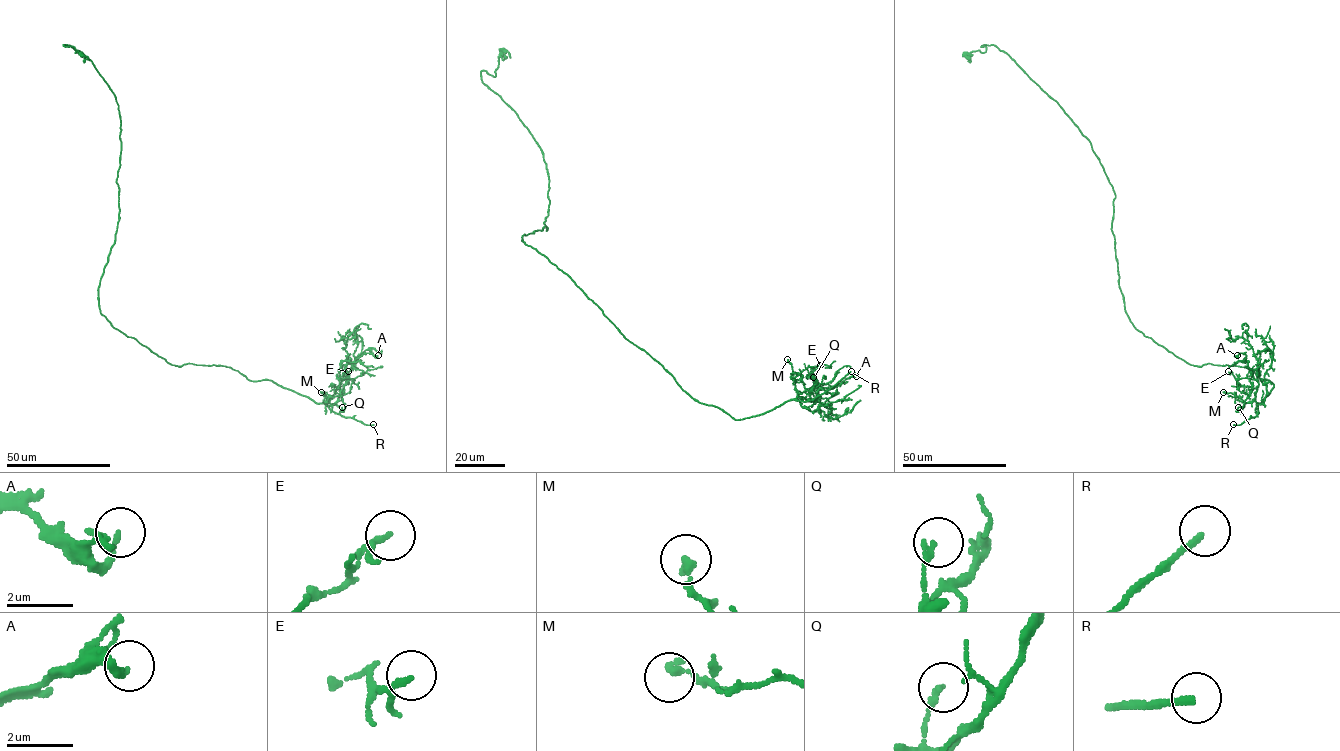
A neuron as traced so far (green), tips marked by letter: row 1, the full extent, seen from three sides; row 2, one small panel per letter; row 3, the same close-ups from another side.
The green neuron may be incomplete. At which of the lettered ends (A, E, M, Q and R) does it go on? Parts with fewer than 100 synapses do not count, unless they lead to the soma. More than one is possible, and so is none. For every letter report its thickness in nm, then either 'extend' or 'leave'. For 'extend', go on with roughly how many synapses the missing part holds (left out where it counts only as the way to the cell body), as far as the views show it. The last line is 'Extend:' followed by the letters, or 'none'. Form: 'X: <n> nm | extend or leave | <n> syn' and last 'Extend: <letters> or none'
A: 130 nm | leave
E: 140 nm | leave
M: 240 nm | leave
Q: 170 nm | leave
R: 200 nm | extend
Extend: R

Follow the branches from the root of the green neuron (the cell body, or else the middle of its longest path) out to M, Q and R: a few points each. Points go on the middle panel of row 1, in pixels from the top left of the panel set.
M: (538, 251), (693, 398), (716, 406), (736, 420), (762, 414), (796, 397), (794, 378), (798, 373), (787, 359)
Q: (538, 251), (693, 398), (716, 406), (736, 420), (762, 414), (797, 397), (808, 399), (816, 383), (813, 377)
R: (538, 251), (693, 398), (716, 406), (736, 420), (762, 414), (791, 400), (812, 400), (851, 371)

